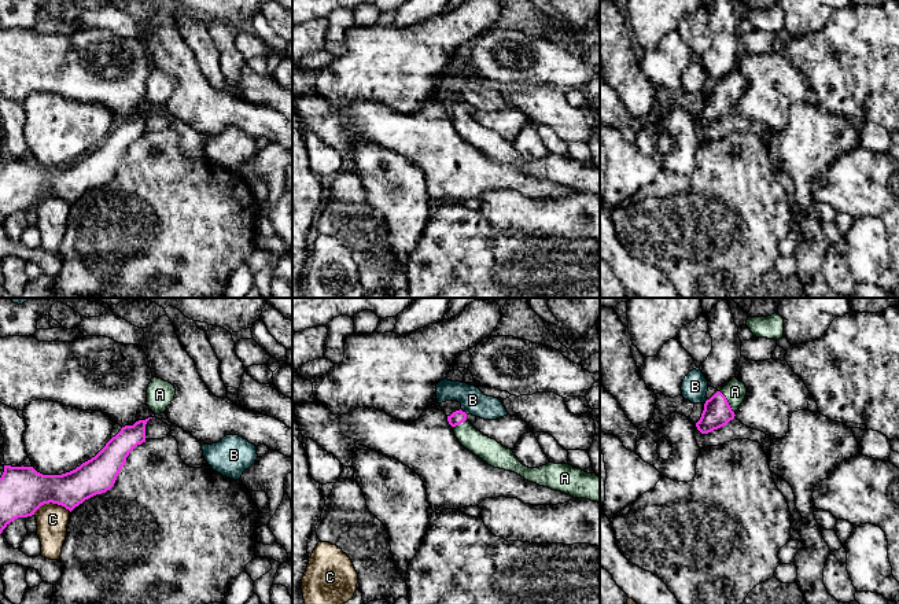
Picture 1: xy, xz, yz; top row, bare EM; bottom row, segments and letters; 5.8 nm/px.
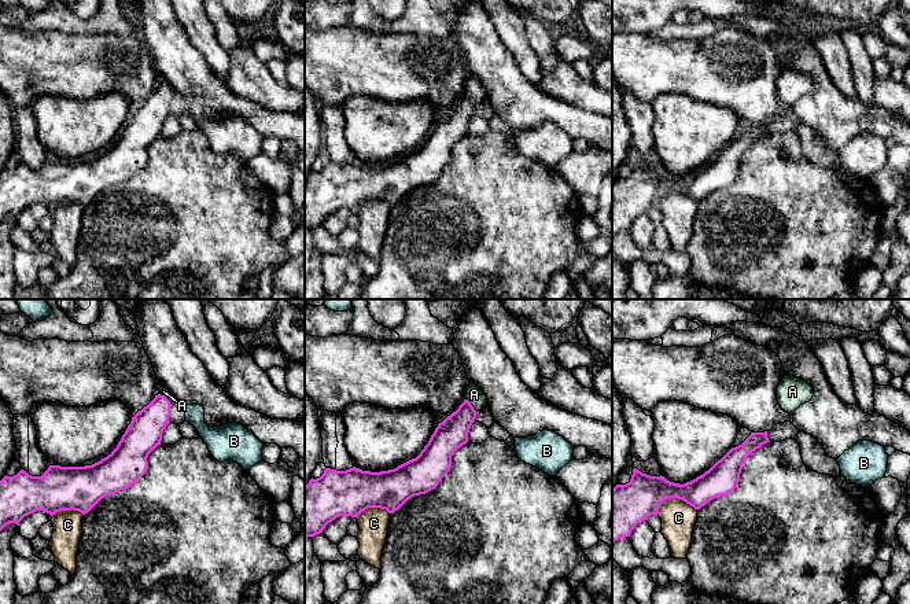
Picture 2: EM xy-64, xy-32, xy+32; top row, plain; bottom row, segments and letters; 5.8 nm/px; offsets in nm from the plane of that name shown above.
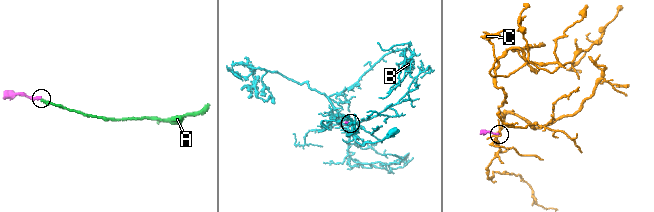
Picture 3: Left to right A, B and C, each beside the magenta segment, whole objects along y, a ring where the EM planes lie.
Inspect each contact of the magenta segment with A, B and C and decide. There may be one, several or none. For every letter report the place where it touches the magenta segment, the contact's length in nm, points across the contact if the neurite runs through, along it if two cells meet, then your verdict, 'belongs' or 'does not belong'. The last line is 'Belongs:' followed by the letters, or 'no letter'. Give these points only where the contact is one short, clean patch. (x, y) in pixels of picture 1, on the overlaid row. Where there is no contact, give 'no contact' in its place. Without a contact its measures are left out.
A: yz (728, 402) | 150 nm | across yz (717, 413), (728, 402), (734, 391) | belongs
B: xz (464, 412) | 50 nm | along xz (460, 409), (467, 413) | does not belong
C: xy (51, 501) | 220 nm | along xy (70, 511), (56, 504), (44, 503), (33, 514) | does not belong
Belongs: A

